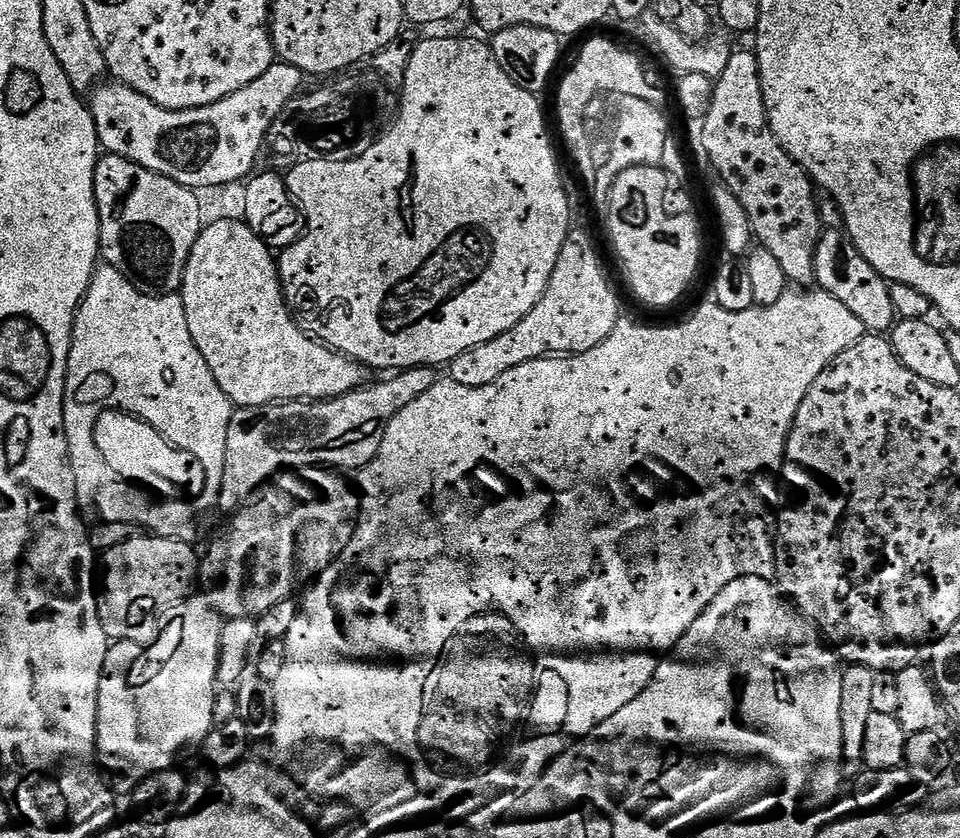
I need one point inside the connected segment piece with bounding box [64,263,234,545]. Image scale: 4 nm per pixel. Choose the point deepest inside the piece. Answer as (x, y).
(131, 351)

